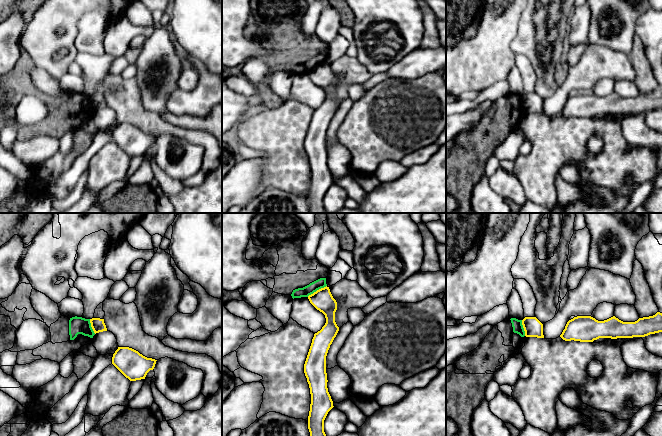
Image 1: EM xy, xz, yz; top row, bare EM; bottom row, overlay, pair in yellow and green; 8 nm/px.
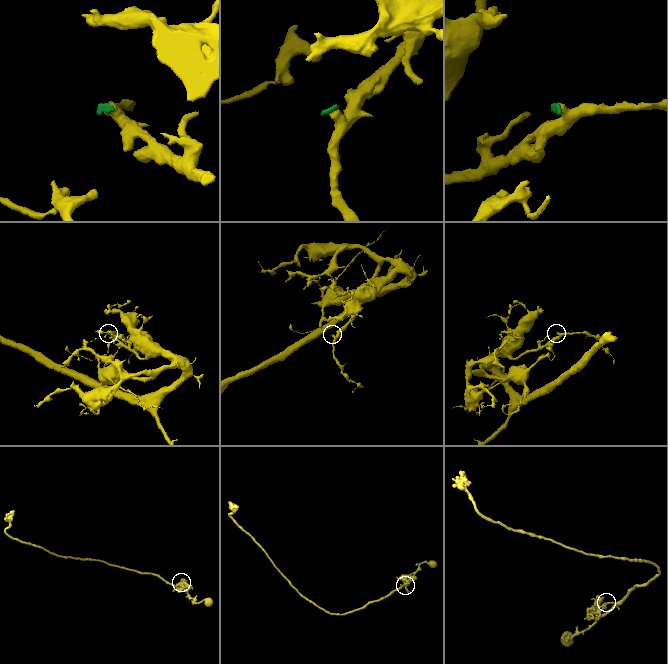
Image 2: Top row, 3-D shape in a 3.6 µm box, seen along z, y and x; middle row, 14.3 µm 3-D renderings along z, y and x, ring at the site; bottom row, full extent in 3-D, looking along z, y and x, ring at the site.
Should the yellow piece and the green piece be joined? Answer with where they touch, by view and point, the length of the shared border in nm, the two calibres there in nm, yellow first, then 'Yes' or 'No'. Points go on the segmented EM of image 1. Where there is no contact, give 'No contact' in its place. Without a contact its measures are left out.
Touches yellow at xz (317, 290). Shared border 180 nm. Thickness 170 nm (yellow) against 80 nm. No

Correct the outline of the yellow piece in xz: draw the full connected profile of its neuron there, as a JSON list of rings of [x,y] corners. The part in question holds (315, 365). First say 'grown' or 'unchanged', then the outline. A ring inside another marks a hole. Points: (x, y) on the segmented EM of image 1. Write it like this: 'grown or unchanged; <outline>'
unchanged; [[[327,286],[309,295],[308,299],[326,318],[325,325],[314,334],[304,364],[304,373],[311,394],[308,429],[310,436],[326,436],[324,420],[328,412],[334,407],[327,388],[326,356],[339,331],[335,322],[337,302]]]

